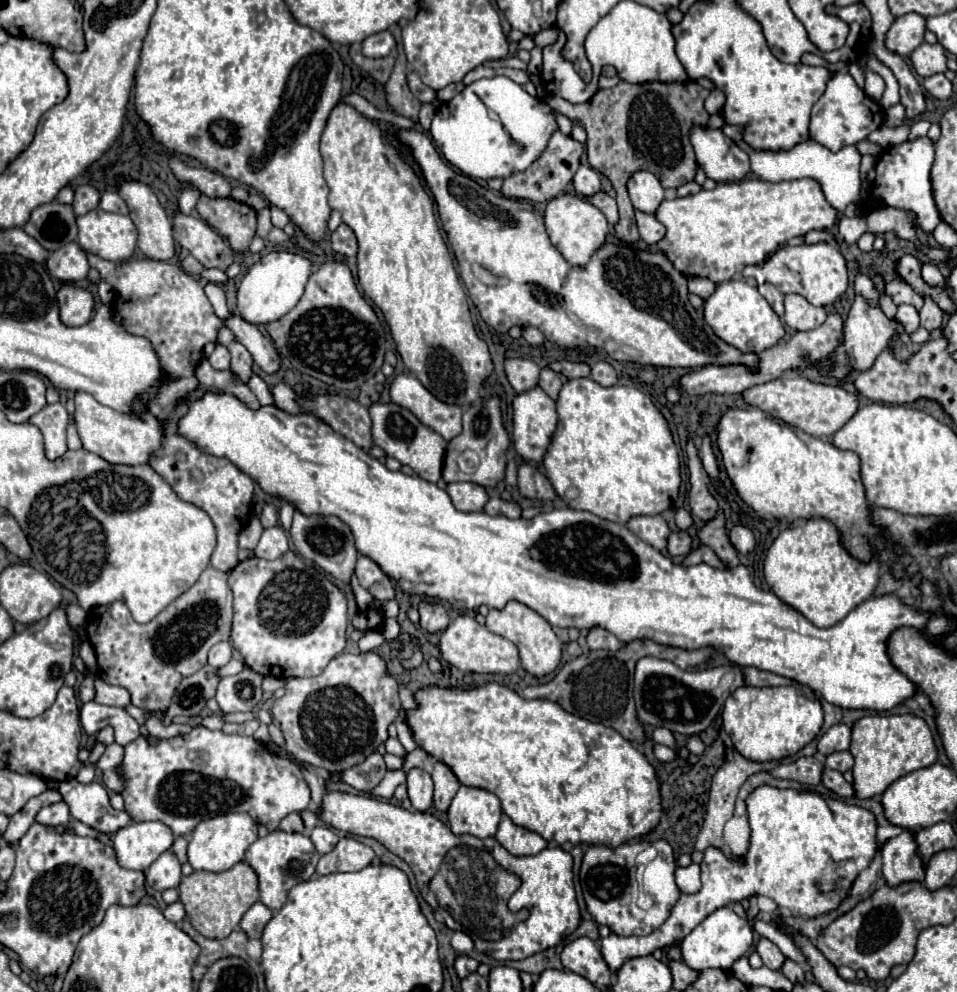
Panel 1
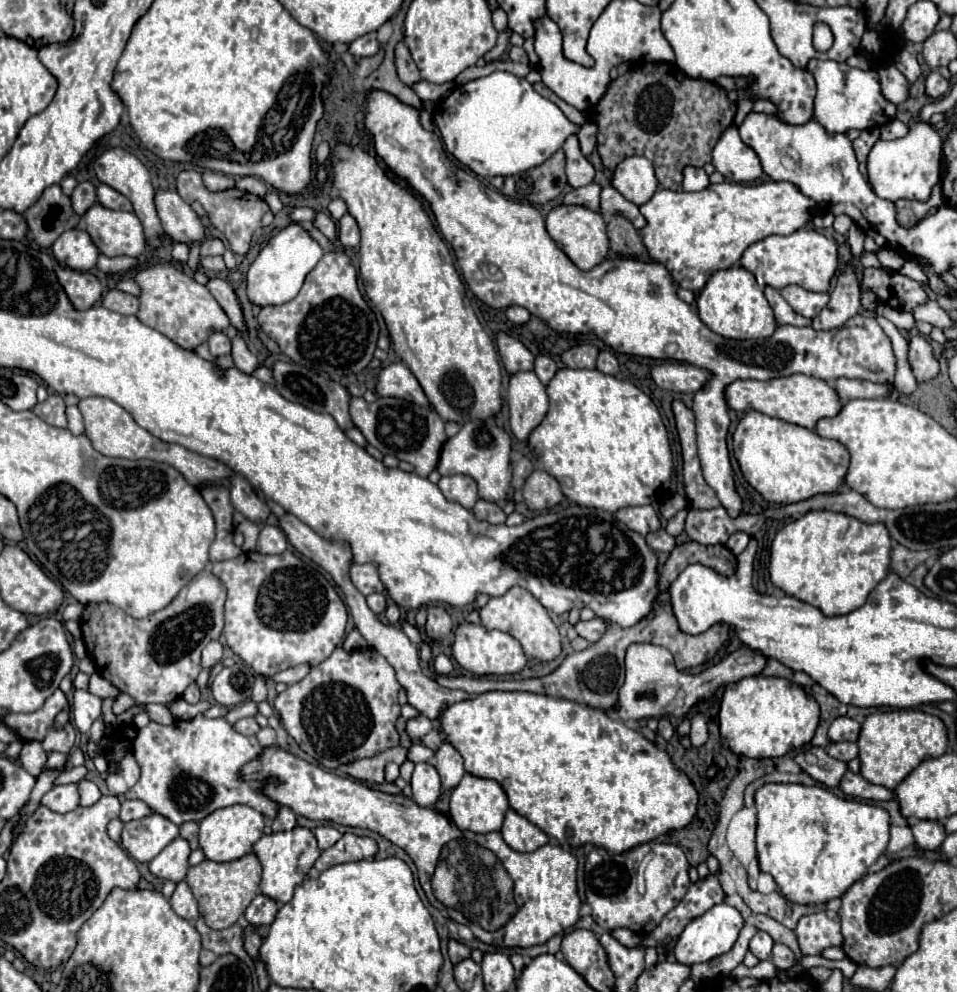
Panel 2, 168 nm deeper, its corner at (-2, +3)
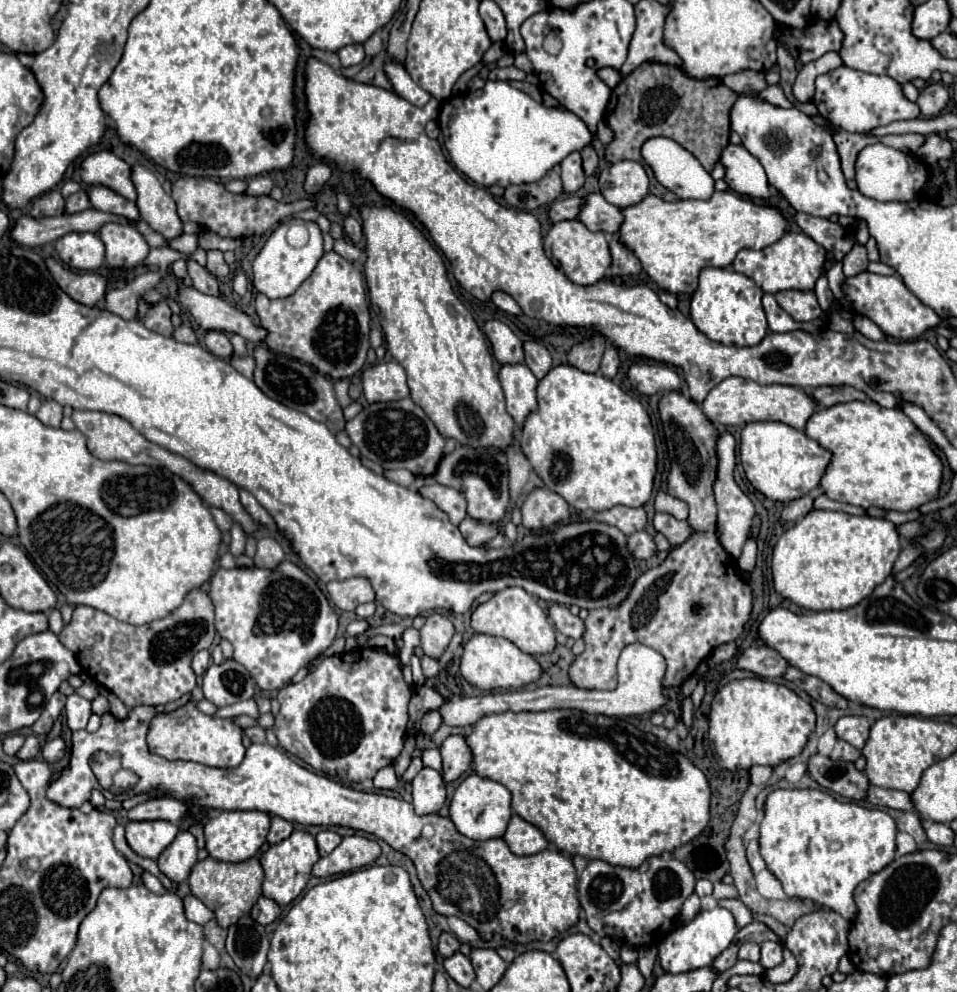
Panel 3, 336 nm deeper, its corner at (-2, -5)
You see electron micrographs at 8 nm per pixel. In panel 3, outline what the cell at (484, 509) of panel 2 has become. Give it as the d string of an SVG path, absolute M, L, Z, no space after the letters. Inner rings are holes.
M466 517L458 527L460 527L462 535L466 537L466 541L468 541L470 545L486 543L486 541L494 539L494 537L500 533L498 523L490 525L490 523L484 523L484 521L474 521L472 517Z

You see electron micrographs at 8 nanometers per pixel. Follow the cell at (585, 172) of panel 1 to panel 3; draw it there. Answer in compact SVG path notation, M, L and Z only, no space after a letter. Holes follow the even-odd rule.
M578 151L570 153L560 163L560 171L562 171L562 183L566 193L576 193L584 185L584 169L582 169L582 159Z

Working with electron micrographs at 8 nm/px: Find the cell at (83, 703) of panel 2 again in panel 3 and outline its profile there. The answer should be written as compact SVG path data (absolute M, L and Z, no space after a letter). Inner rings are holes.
M72 693L66 701L66 707L64 707L64 715L66 715L66 723L72 731L80 731L80 729L86 729L88 725L88 719L92 715L92 703L84 697L78 697L78 693Z

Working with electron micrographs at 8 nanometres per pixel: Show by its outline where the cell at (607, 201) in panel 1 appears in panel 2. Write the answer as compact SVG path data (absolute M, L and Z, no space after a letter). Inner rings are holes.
M596 183L572 189L564 195L566 205L582 205L592 211L598 211L598 201L600 201L600 185L596 185Z

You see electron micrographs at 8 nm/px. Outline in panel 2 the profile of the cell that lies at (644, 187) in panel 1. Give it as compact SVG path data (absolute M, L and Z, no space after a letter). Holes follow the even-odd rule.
M626 157L612 173L612 187L628 201L642 205L654 195L658 187L654 167L650 161L646 161L646 157Z

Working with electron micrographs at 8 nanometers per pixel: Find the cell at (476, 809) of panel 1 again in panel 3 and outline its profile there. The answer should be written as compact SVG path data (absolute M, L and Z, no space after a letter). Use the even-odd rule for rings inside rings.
M468 775L458 789L454 791L454 797L450 801L450 819L456 825L456 829L474 839L474 841L486 841L486 839L494 839L494 837L502 837L508 821L512 817L512 809L510 809L510 791L492 781L492 779L482 779L478 775Z

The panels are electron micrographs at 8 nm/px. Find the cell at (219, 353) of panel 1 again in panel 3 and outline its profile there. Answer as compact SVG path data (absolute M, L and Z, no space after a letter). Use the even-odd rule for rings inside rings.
M208 331L206 337L204 337L204 345L212 355L216 355L220 359L230 359L232 357L230 337L222 331Z

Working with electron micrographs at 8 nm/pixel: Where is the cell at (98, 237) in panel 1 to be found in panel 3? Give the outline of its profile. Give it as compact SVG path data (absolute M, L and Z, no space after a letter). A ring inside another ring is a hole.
M106 223L100 227L98 237L102 237L106 247L106 263L110 267L136 267L150 251L134 225Z

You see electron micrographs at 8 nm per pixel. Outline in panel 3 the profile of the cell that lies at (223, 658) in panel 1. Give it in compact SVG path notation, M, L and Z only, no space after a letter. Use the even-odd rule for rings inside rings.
M200 651L200 653L196 653L196 657L194 657L194 661L192 661L192 669L194 669L196 675L202 675L202 673L206 673L206 669L210 667L210 663L212 663L210 651Z

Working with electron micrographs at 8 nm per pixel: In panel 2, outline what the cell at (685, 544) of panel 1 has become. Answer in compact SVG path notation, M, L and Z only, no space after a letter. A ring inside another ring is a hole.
M658 529L658 531L652 531L648 533L646 537L646 545L654 551L664 551L664 553L670 553L674 547L676 547L676 539L672 535L668 535L664 529Z

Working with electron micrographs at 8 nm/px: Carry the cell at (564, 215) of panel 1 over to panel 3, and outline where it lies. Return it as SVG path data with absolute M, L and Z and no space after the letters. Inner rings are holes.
M578 219L554 223L544 237L544 251L578 285L594 285L606 275L606 269L610 267L610 251L604 233L594 233L586 229L586 225L582 225L582 221Z

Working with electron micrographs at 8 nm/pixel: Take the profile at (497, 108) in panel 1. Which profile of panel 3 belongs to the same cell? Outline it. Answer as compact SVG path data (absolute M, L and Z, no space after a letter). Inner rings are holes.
M486 81L478 91L448 99L440 109L438 125L450 161L460 173L482 187L534 183L568 153L580 151L594 139L574 113L544 107L506 81Z

